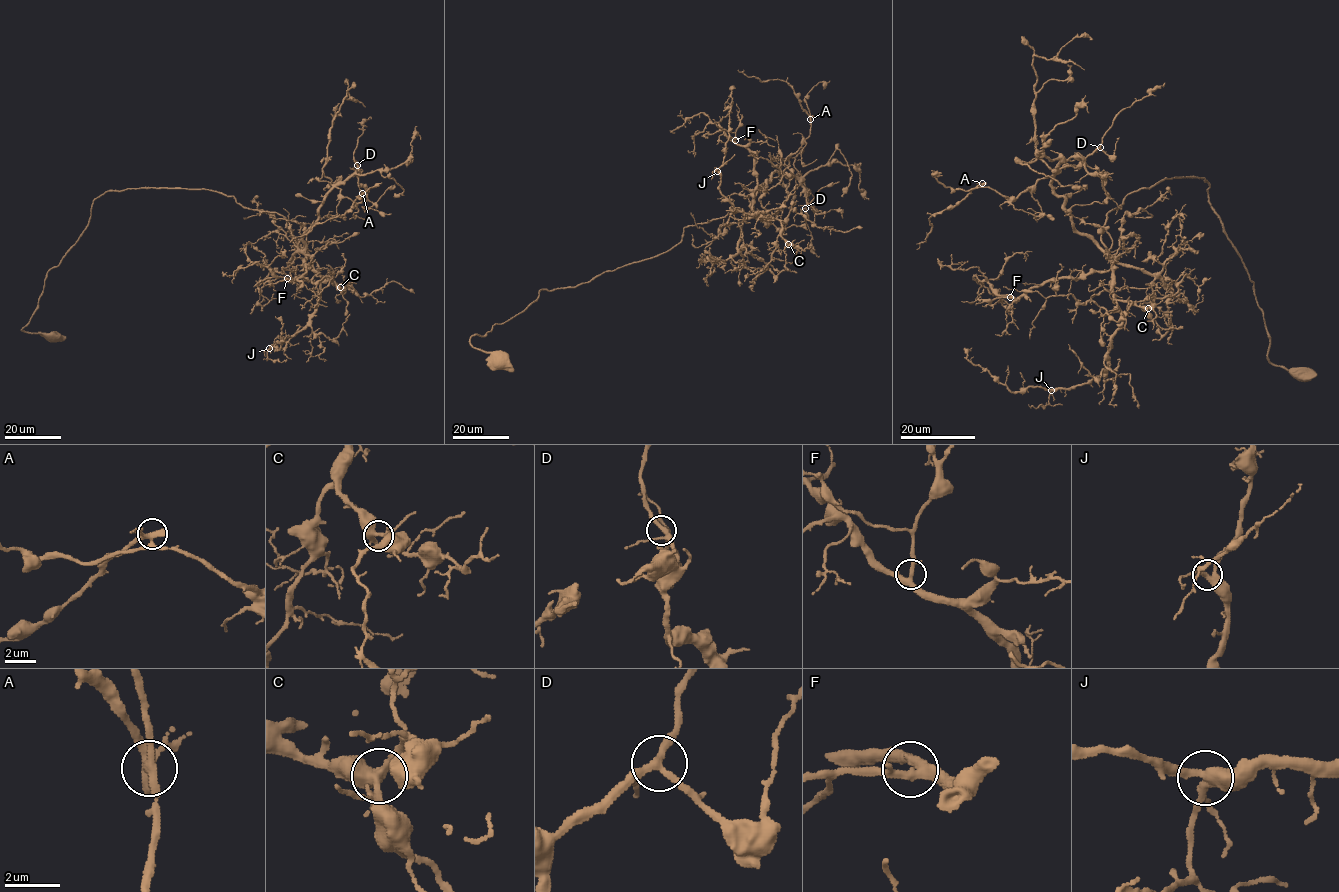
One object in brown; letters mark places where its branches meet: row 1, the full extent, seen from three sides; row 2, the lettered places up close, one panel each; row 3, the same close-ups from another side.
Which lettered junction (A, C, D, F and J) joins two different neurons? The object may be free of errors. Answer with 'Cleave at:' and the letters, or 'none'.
Cleave at: A

